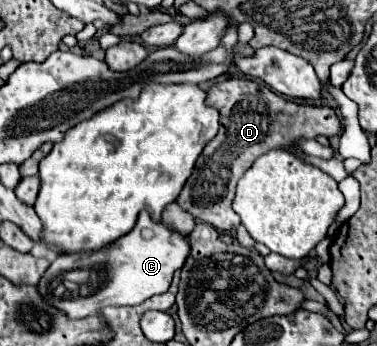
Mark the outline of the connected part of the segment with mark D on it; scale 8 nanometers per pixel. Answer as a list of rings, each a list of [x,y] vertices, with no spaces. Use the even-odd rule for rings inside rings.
[[[231,77],[221,83],[215,83],[207,91],[207,103],[219,109],[221,127],[215,139],[205,145],[203,155],[199,155],[191,177],[187,179],[181,195],[177,197],[177,203],[185,211],[189,211],[195,219],[201,219],[225,233],[241,223],[231,207],[231,201],[239,177],[257,157],[261,157],[271,149],[289,147],[293,139],[299,137],[305,139],[313,139],[317,135],[335,137],[341,133],[341,121],[335,109],[295,103],[267,89],[265,83],[251,79]]]

